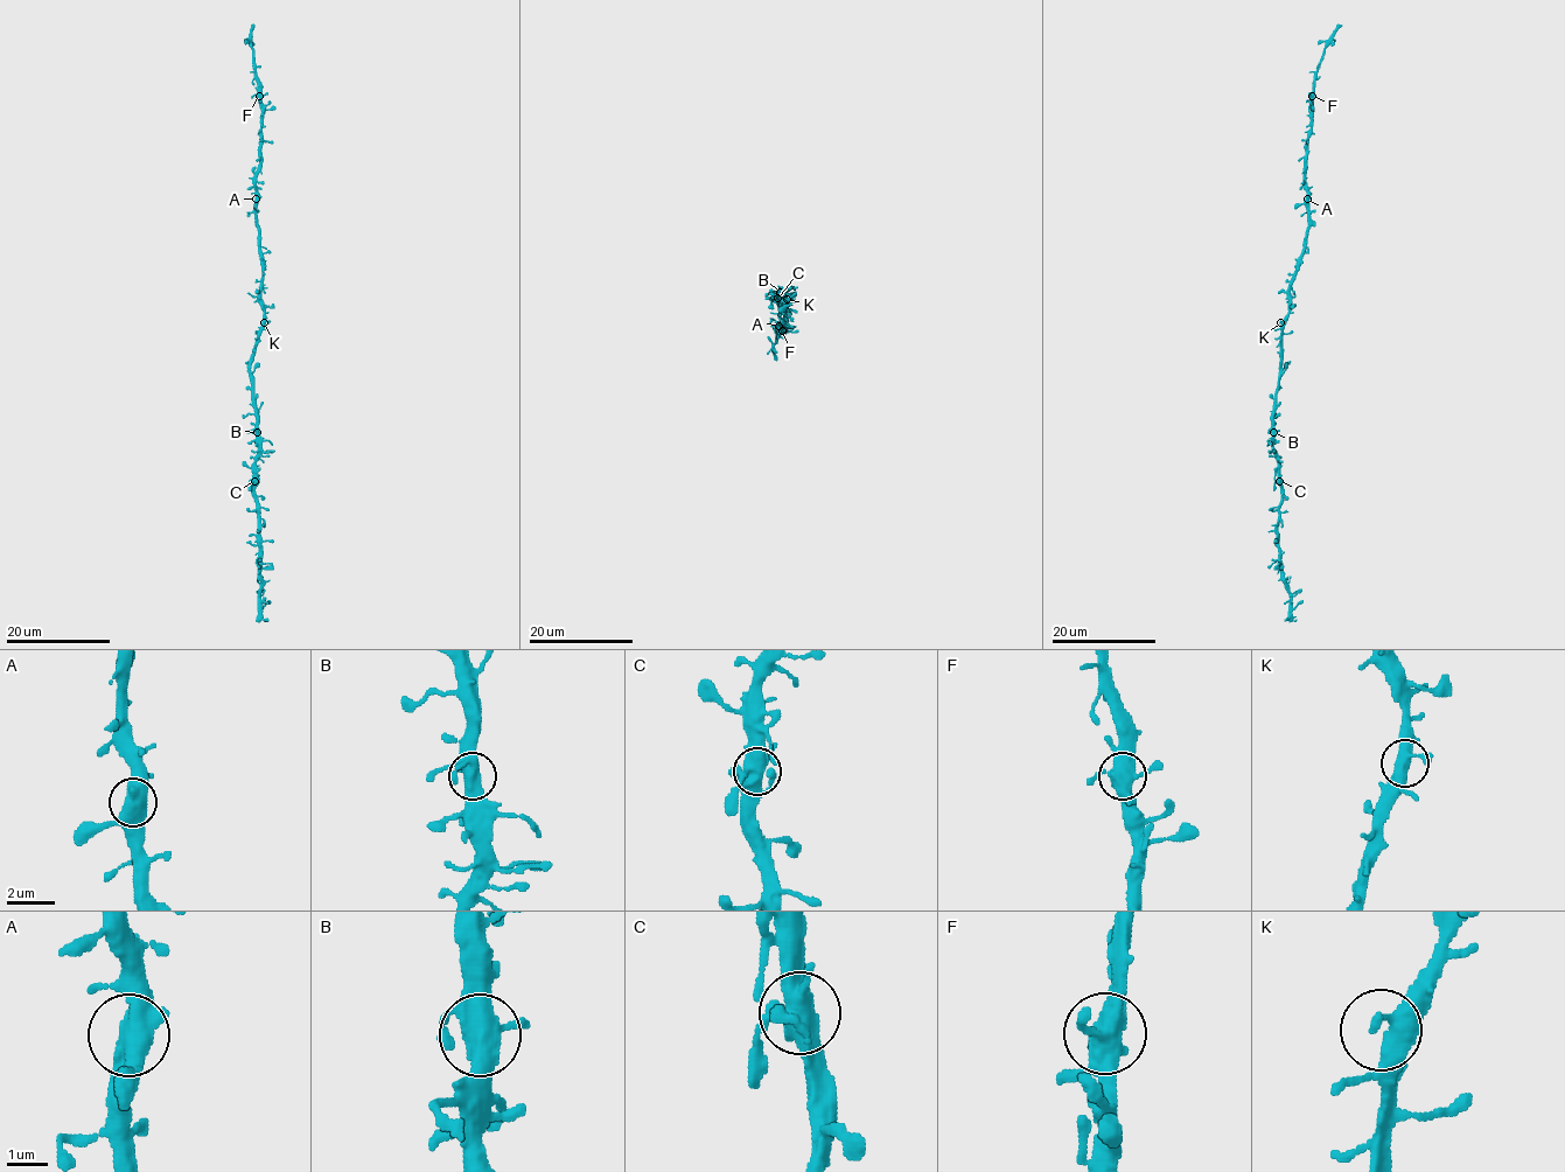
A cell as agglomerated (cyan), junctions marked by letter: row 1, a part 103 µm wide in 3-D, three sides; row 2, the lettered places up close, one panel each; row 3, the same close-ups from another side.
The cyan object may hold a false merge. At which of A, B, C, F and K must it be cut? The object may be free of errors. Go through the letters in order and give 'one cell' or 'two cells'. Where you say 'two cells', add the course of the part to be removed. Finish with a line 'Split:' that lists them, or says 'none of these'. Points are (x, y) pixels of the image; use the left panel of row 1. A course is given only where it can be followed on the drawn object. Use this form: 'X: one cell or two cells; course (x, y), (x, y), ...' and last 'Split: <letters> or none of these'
A: one cell
B: one cell
C: one cell
F: one cell
K: one cell
Split: none of these

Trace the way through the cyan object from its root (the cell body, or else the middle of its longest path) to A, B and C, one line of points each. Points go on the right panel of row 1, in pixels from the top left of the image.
A: (1286, 322), (1288, 283), (1308, 225), (1307, 199)
B: (1286, 322), (1280, 334), (1273, 432)
C: (1286, 322), (1280, 334), (1279, 381), (1273, 413), (1273, 451), (1279, 481)

